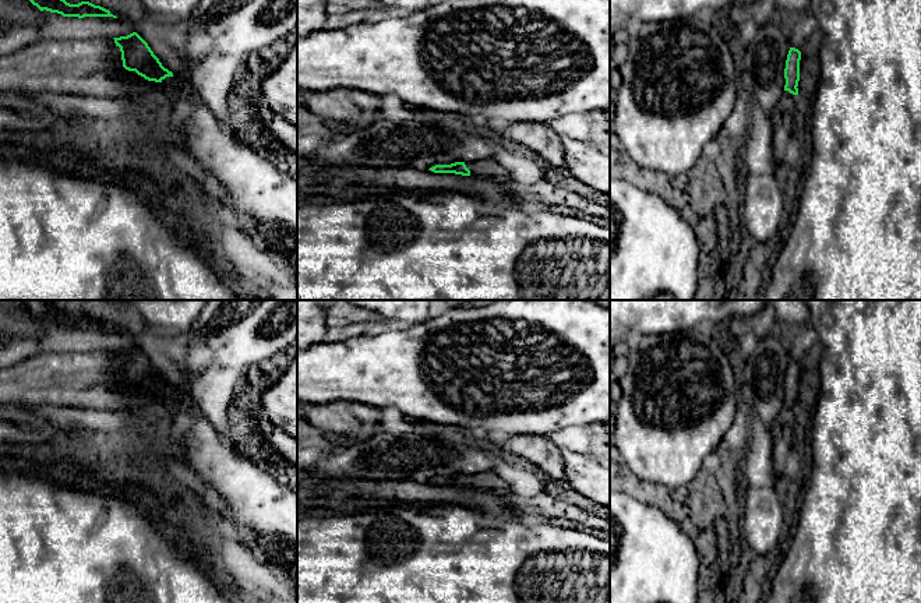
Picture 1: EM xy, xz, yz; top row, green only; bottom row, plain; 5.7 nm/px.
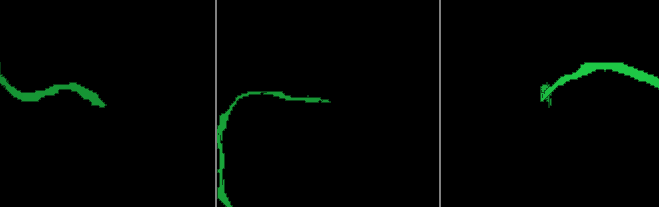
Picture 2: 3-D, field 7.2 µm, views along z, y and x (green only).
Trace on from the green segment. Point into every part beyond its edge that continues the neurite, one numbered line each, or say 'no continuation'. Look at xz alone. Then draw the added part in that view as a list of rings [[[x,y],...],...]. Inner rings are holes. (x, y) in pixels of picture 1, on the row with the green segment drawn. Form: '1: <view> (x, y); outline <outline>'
1: xz (490, 168); outline [[[493,158],[486,161],[465,162],[470,176],[501,180],[507,179],[508,172]]]

